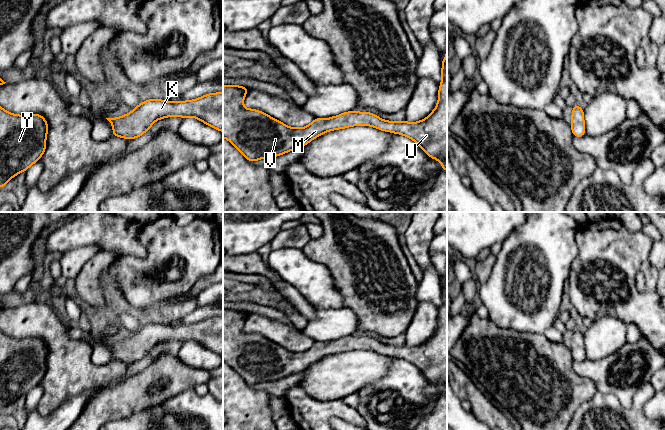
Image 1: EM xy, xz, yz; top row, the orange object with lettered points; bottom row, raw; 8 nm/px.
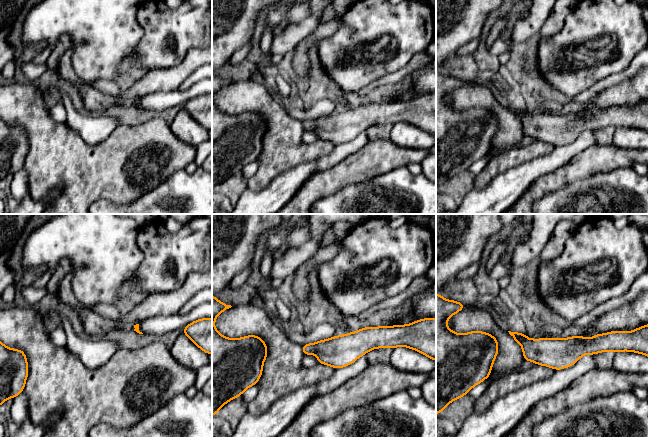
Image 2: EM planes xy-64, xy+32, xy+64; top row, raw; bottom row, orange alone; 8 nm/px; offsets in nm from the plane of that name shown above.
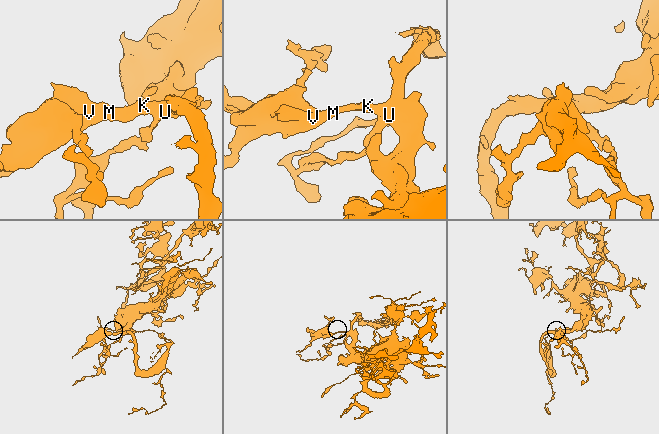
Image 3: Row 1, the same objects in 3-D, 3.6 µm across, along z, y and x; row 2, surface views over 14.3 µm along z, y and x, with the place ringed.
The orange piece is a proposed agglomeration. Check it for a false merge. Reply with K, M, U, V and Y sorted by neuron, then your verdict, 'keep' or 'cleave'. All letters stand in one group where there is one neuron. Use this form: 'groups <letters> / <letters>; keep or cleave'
groups K M U V Y; keep

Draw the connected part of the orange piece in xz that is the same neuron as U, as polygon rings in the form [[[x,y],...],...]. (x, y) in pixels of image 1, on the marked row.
[[[447,49],[446,56],[441,63],[442,82],[439,85],[438,103],[429,116],[427,116],[424,120],[420,120],[415,123],[409,123],[406,120],[404,120],[403,122],[387,121],[379,118],[377,115],[370,112],[358,113],[355,110],[352,110],[327,119],[315,118],[311,124],[303,128],[292,128],[259,110],[244,108],[243,101],[245,99],[245,94],[250,91],[250,88],[237,85],[223,85],[223,137],[231,142],[245,156],[248,161],[255,162],[259,159],[277,157],[291,150],[304,147],[311,140],[317,138],[323,133],[335,129],[344,129],[356,125],[372,126],[382,131],[401,134],[412,139],[425,151],[425,153],[430,158],[436,159],[441,162],[441,170],[447,171]]]

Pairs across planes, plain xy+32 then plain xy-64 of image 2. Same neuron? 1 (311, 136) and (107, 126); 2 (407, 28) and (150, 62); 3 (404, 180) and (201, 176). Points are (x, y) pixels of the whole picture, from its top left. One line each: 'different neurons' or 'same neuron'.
1: same neuron
2: same neuron
3: same neuron

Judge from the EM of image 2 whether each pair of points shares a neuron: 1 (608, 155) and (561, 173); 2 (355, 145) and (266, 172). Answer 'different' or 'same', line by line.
1: same
2: different

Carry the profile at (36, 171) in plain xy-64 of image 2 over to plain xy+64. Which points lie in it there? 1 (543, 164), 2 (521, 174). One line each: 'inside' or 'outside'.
1: outside
2: outside

